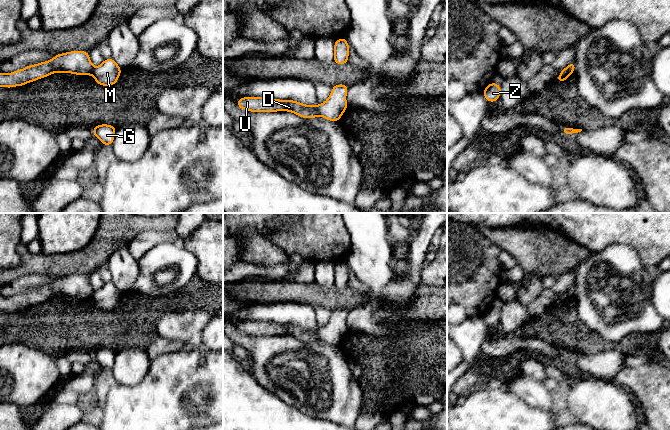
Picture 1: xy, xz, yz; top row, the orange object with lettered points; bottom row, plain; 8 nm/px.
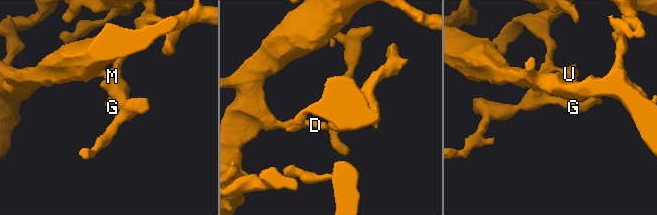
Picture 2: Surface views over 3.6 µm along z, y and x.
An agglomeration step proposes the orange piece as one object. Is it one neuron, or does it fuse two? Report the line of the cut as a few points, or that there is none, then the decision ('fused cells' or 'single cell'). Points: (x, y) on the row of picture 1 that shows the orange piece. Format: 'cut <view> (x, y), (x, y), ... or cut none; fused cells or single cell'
cut xz (315, 106), (320, 115); fused cells

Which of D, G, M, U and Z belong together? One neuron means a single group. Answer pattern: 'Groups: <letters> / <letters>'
Groups: D U / G M Z

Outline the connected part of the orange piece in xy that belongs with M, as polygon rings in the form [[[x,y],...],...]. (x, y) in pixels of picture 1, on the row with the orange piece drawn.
[[[105,59],[101,65],[94,67],[91,75],[95,81],[101,86],[114,85],[121,74],[122,69],[112,59]]]

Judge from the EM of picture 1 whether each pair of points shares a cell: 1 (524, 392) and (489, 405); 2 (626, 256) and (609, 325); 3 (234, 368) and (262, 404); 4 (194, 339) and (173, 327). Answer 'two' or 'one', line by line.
1: two
2: one
3: one
4: one

